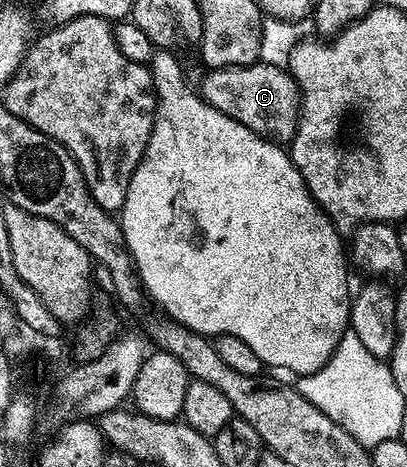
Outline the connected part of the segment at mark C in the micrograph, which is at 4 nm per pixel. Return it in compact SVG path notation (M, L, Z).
M257 63L213 69L205 74L198 92L209 105L222 111L222 115L230 115L230 119L242 123L259 137L277 143L291 142L300 120L301 96L300 88L287 68Z

